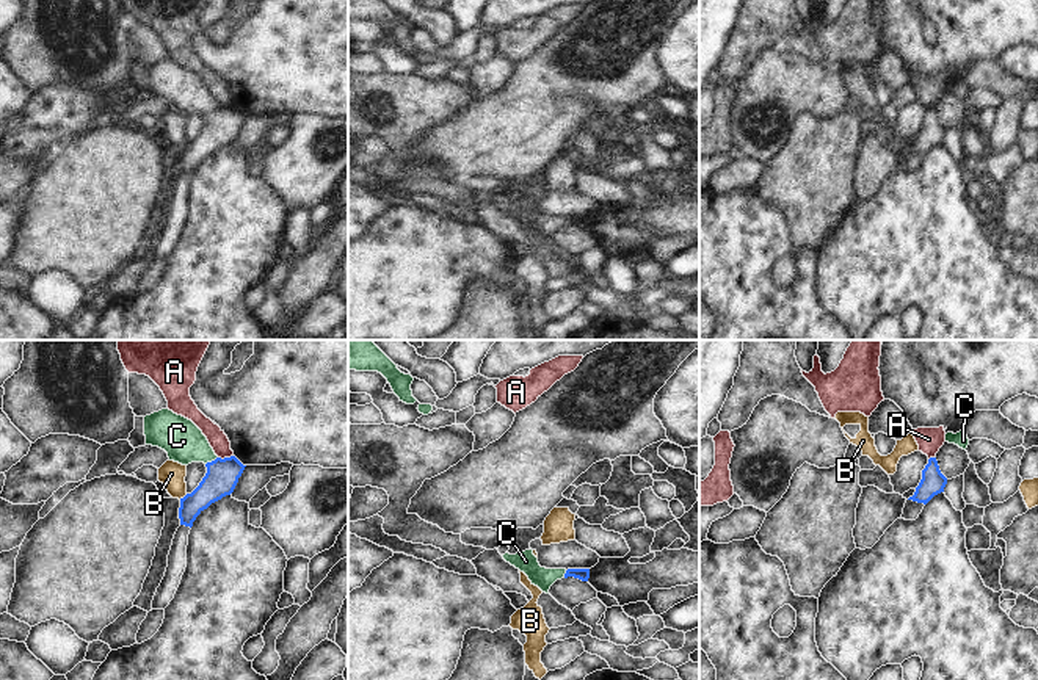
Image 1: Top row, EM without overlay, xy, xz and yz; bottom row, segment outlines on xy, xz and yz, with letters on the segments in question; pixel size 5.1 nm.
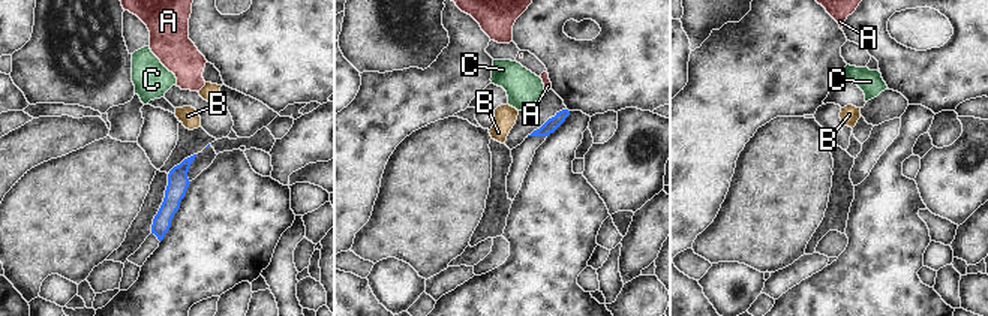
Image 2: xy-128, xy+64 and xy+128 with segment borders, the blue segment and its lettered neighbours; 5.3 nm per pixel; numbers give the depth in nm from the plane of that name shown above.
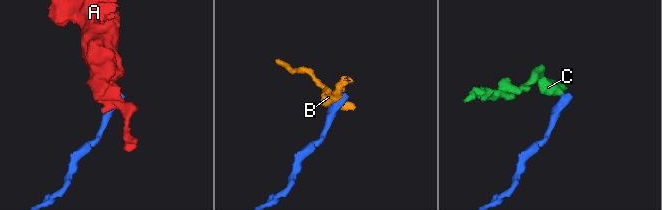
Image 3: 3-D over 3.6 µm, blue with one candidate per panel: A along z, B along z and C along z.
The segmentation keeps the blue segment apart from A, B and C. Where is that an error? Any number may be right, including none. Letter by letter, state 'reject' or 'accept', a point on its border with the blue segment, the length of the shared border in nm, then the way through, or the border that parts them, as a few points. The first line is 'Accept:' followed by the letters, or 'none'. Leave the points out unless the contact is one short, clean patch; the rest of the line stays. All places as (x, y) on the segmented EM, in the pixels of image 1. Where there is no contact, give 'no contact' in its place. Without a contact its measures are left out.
Accept: C
A: reject | xy (225, 458) | 80 nm | along xy (232, 455), (218, 458)
B: reject | xy (184, 497) | 50 nm | along xy (187, 494), (179, 499)
C: accept | xy (212, 461) | 80 nm | across xy (221, 477), (212, 461), (203, 452), (184, 442)

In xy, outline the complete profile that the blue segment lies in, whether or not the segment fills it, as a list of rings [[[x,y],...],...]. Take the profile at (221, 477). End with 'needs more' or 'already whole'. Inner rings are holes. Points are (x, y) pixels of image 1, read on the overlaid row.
[[[169,409],[144,417],[144,436],[146,445],[165,450],[169,461],[182,465],[204,462],[207,467],[199,486],[180,498],[180,525],[190,528],[204,509],[234,492],[246,467],[235,456],[218,458],[202,431],[191,420]]]; needs more

